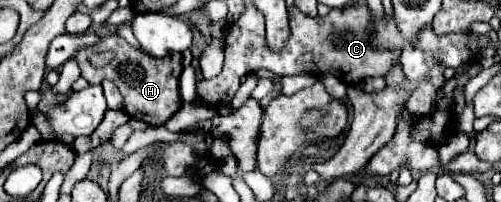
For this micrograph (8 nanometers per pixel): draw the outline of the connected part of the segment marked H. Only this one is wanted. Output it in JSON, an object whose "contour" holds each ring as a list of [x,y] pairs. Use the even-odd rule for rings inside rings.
{"contour":[[[117,34],[107,36],[101,40],[101,44],[91,46],[91,48],[83,48],[77,52],[75,56],[81,64],[81,76],[89,82],[89,84],[101,84],[103,80],[111,80],[115,82],[115,86],[119,88],[119,92],[125,98],[125,112],[135,118],[135,120],[143,120],[149,126],[161,126],[165,124],[183,104],[181,96],[179,96],[179,76],[183,72],[183,64],[177,62],[177,84],[175,84],[175,64],[171,60],[171,56],[167,58],[151,58],[149,54],[129,46],[123,38],[119,38]],[[97,52],[113,52],[113,60],[107,66],[95,68],[89,62],[91,54]]]}

